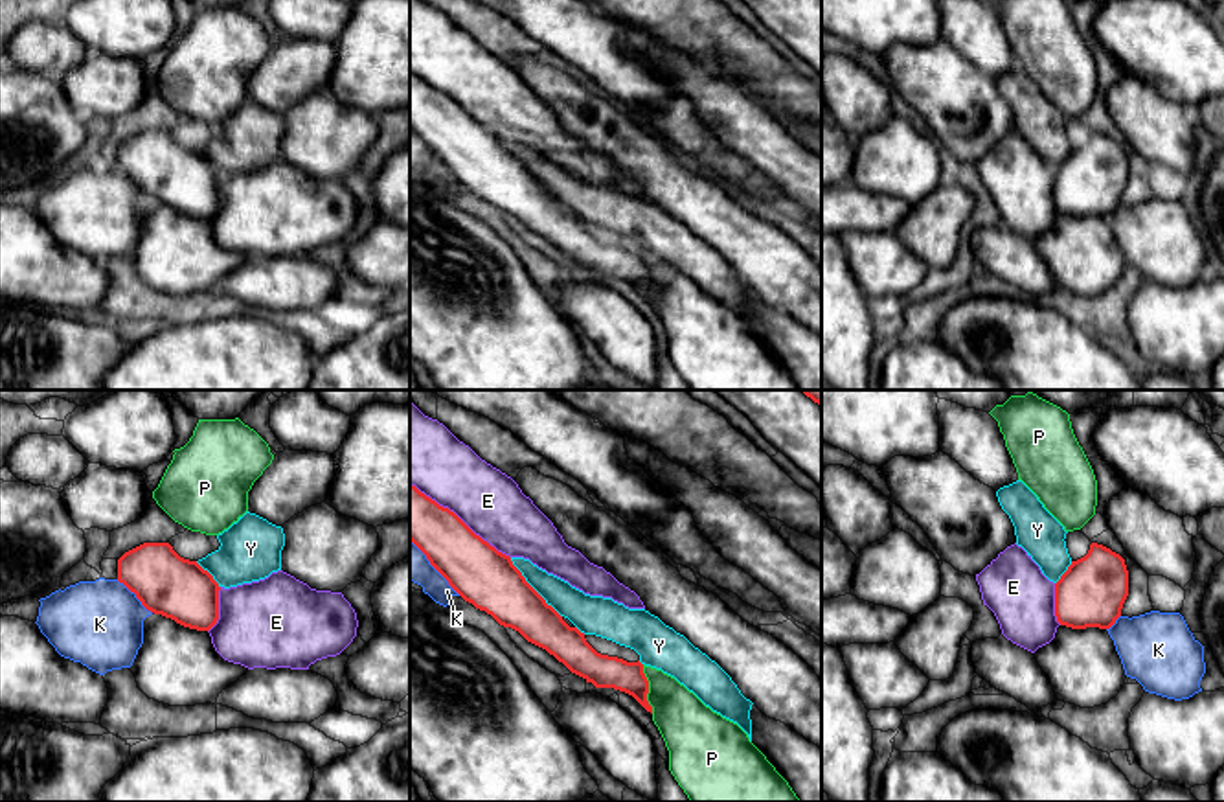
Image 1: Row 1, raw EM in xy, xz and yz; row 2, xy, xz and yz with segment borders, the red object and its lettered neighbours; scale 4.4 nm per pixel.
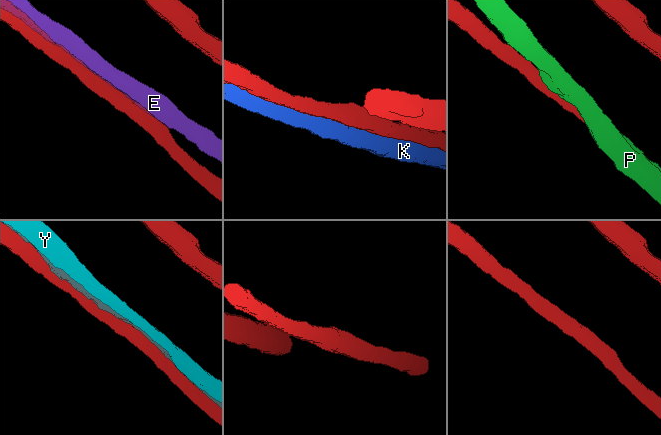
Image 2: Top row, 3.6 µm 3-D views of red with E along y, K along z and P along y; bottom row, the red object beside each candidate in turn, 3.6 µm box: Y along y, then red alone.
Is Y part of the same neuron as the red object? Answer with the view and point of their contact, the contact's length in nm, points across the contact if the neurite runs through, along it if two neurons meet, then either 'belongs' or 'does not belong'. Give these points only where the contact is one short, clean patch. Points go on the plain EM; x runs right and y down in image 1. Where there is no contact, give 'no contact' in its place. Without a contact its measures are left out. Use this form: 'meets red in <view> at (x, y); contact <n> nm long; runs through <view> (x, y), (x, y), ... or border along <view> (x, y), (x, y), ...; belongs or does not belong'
meets red in xz at (532, 175); contact 340 nm long; does not belong

